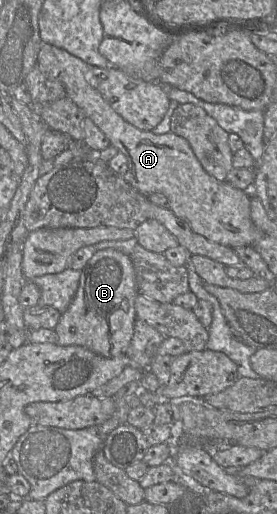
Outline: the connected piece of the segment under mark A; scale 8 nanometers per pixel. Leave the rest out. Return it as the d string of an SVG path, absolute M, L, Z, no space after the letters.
M42 43L36 66L45 76L60 81L65 88L66 97L104 133L110 146L125 155L128 169L122 177L135 190L144 196L151 193L163 194L168 199L168 209L186 222L193 232L212 242L235 249L253 246L261 238L261 232L251 220L249 192L210 176L184 138L172 132L154 134L139 130L123 120L86 81L89 65L63 49Z

